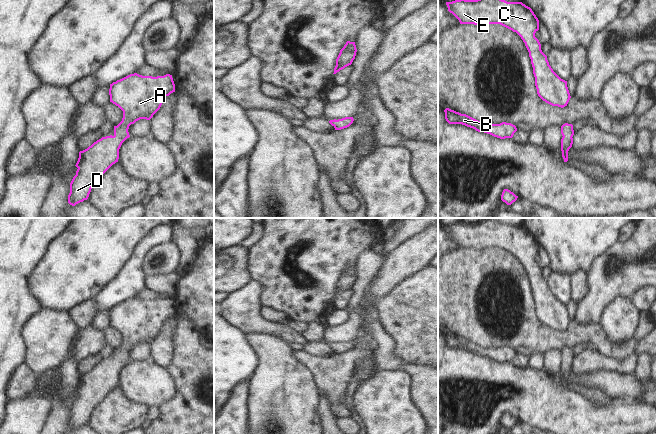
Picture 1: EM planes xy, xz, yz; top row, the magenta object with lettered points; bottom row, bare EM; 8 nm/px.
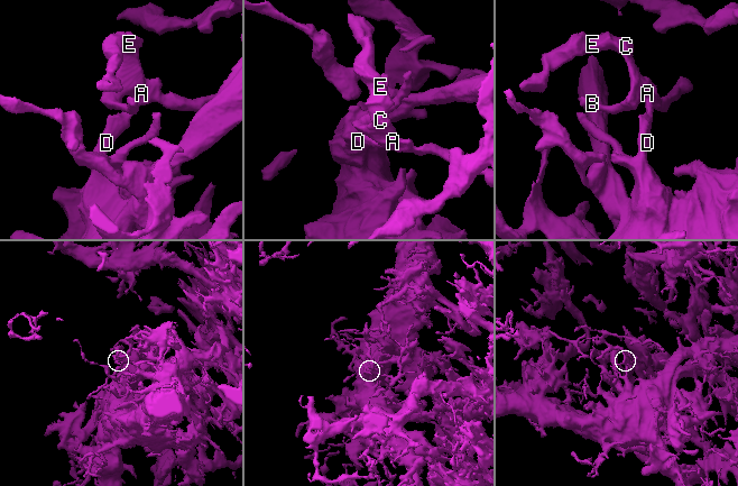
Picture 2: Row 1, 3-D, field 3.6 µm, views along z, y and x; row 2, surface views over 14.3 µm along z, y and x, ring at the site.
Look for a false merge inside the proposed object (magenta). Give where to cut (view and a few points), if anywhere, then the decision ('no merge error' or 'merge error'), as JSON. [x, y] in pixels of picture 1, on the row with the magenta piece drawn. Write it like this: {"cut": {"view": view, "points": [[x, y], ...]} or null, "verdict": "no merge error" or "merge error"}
{"cut": null, "verdict": "no merge error"}

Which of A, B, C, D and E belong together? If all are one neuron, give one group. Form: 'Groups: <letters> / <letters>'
Groups: A B C D E

